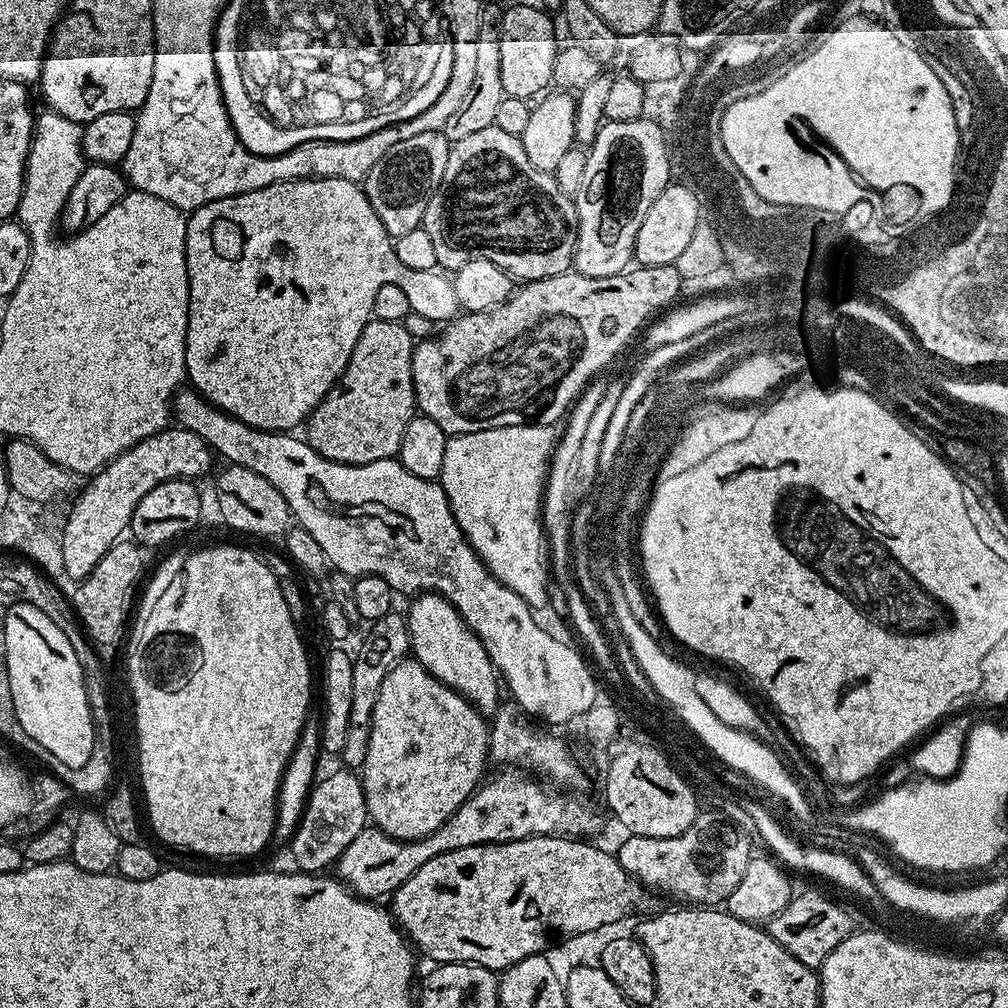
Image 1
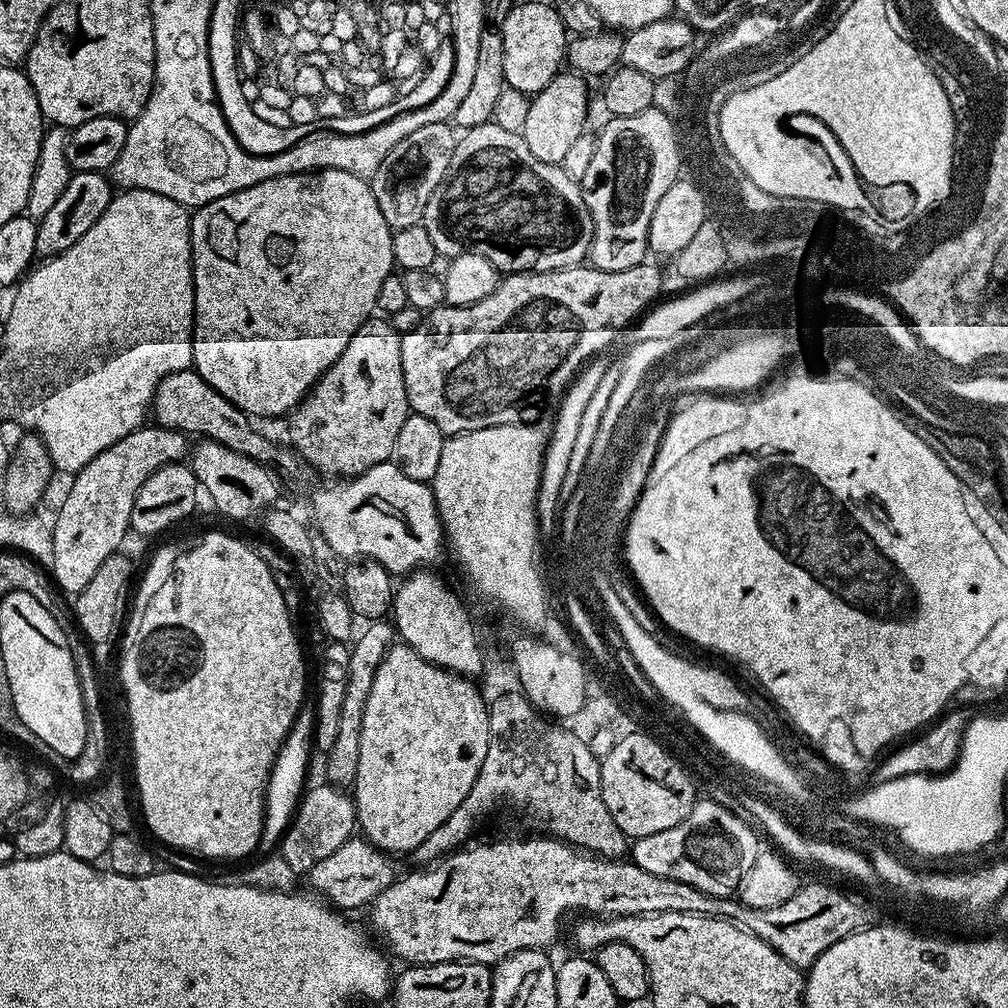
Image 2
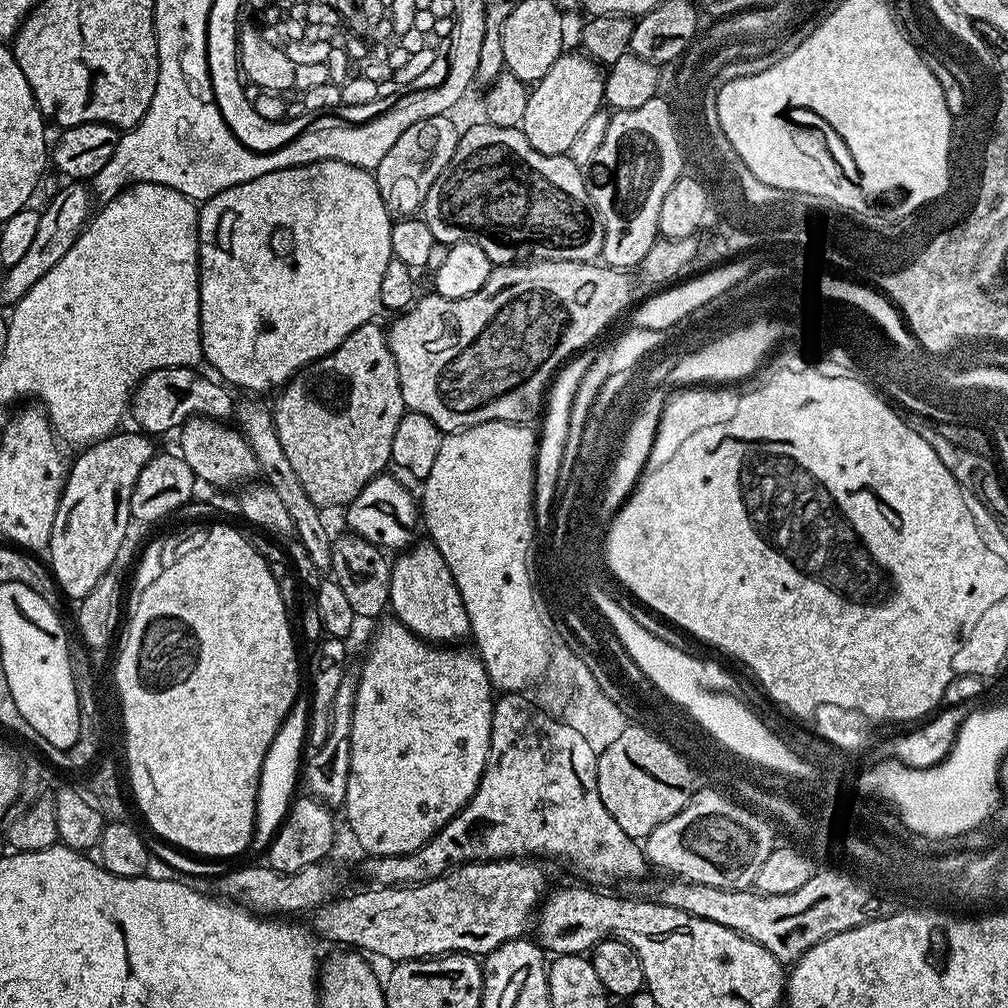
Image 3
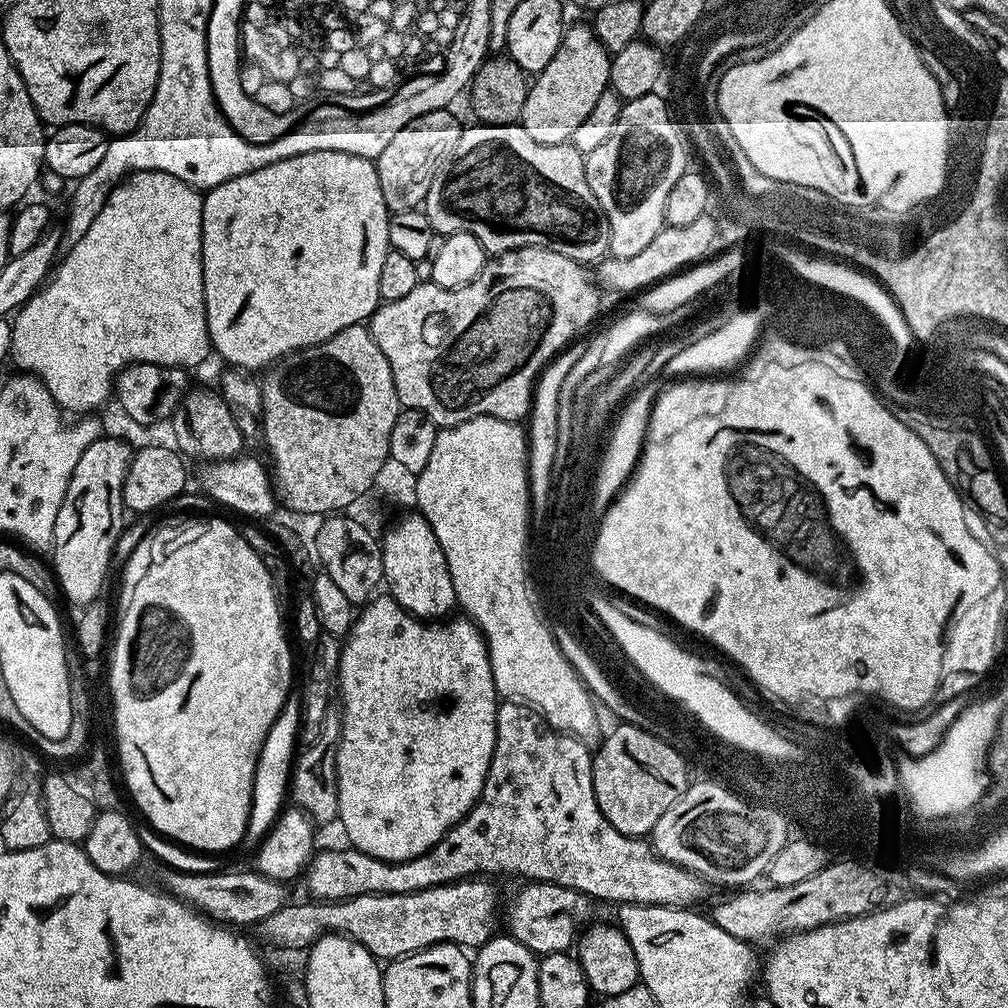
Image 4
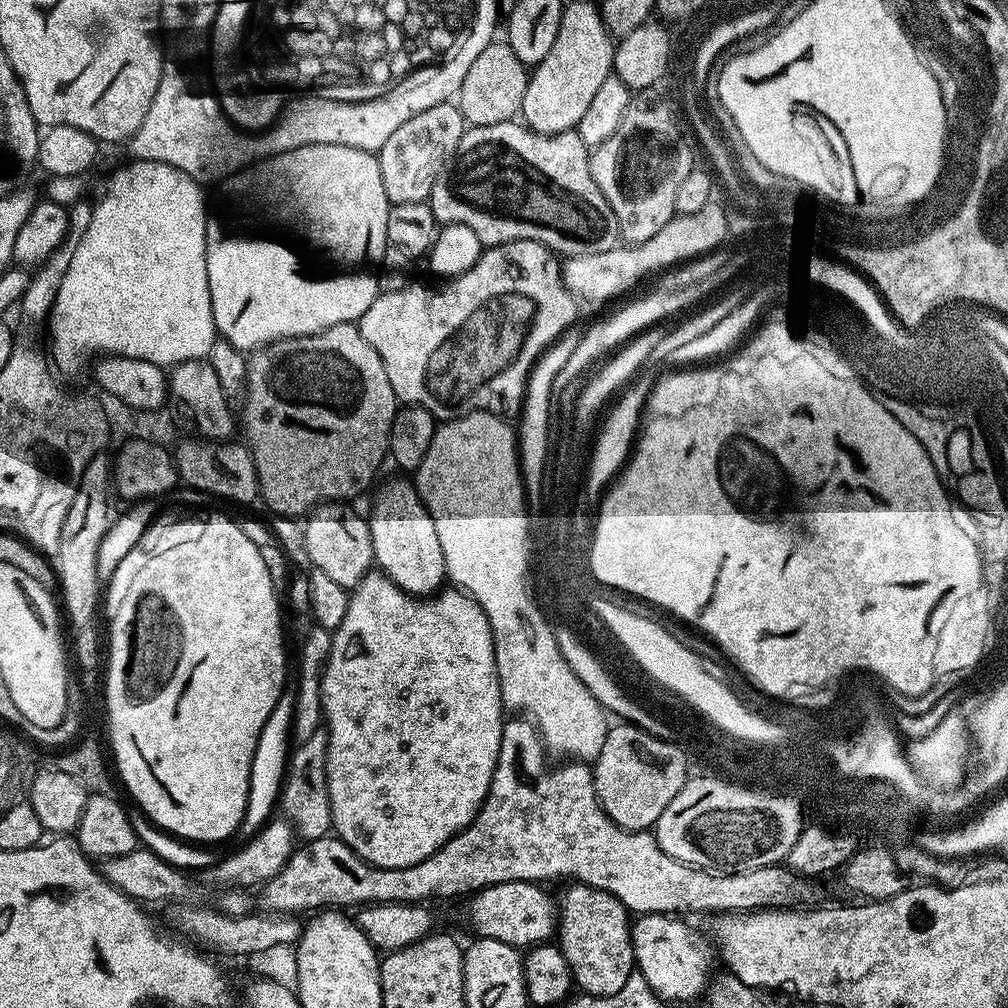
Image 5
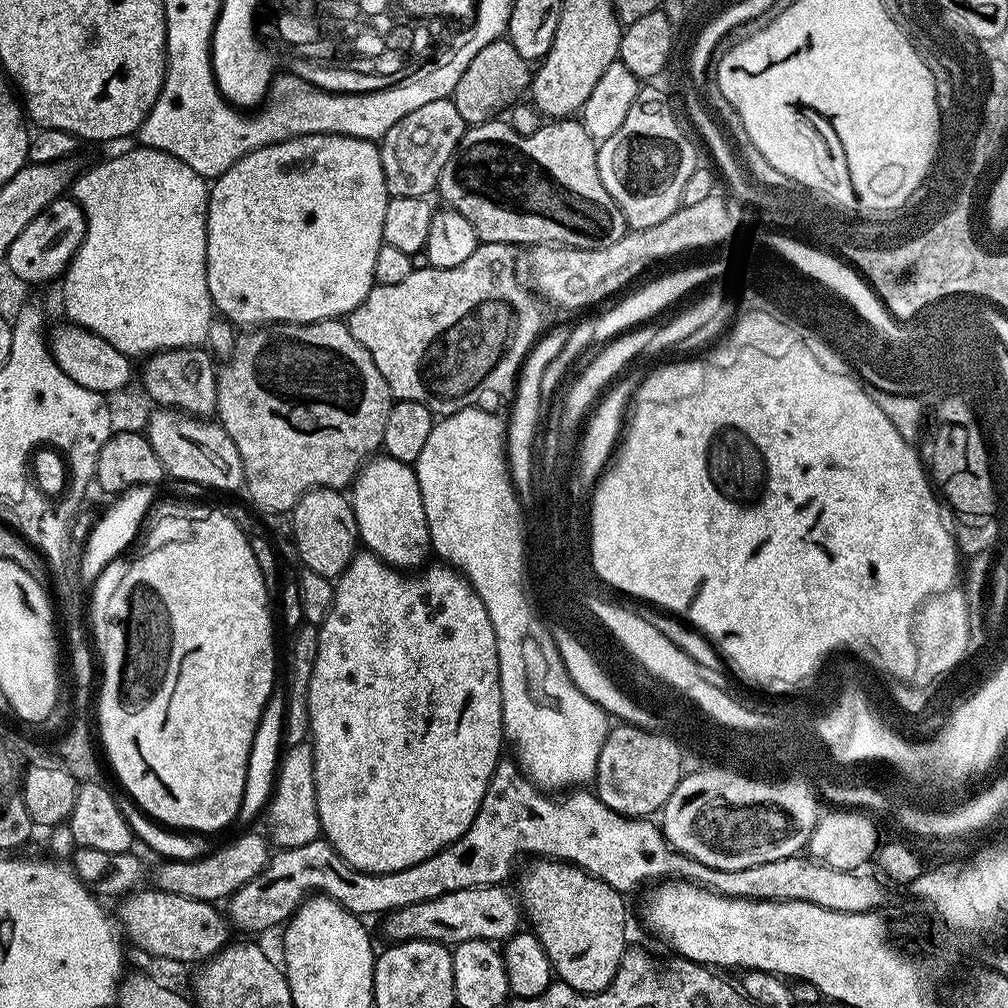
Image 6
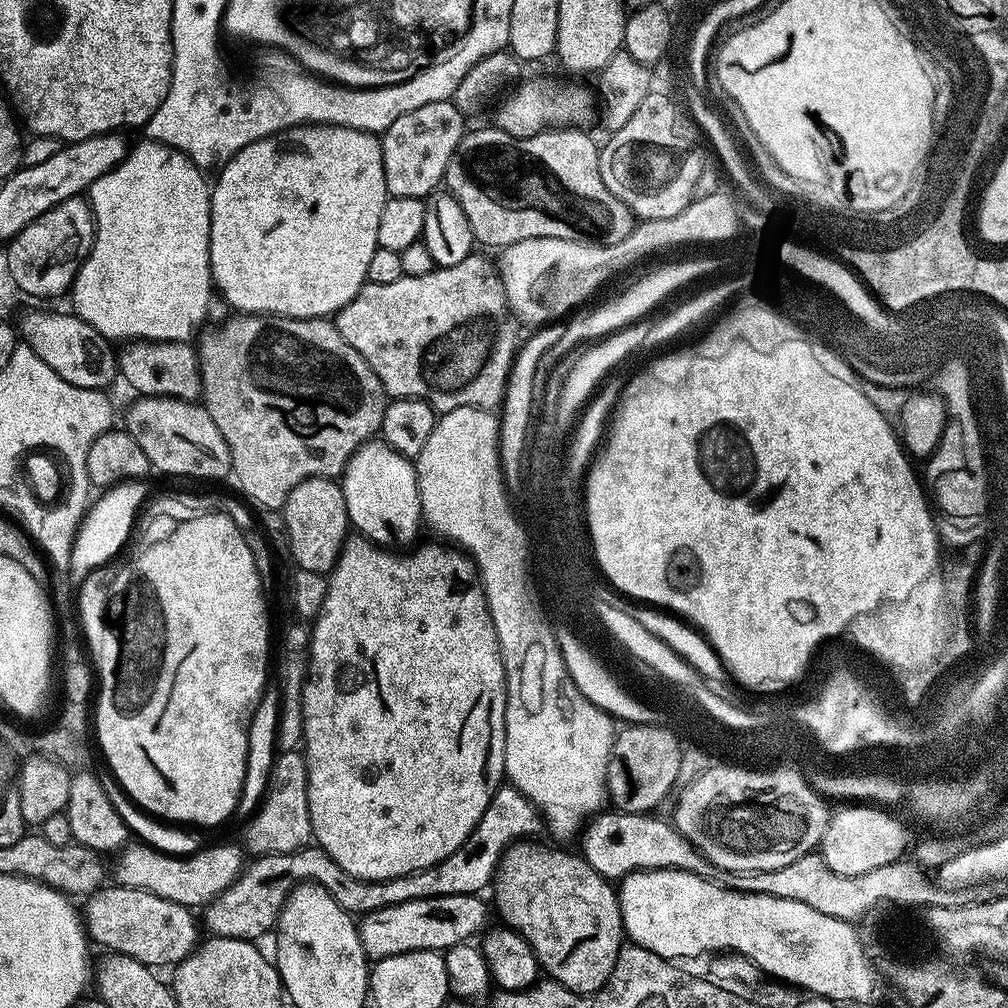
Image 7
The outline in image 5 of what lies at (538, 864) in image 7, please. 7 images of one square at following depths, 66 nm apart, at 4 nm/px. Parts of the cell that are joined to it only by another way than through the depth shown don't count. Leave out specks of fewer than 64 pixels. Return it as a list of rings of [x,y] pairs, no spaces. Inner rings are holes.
[[[572,882],[565,888],[568,889],[565,890],[564,897],[559,897],[558,900],[558,947],[570,966],[575,987],[590,996],[618,994],[618,990],[626,986],[626,978],[630,978],[634,970],[630,913],[622,902],[618,902],[618,898],[608,892],[591,888],[588,884]]]

